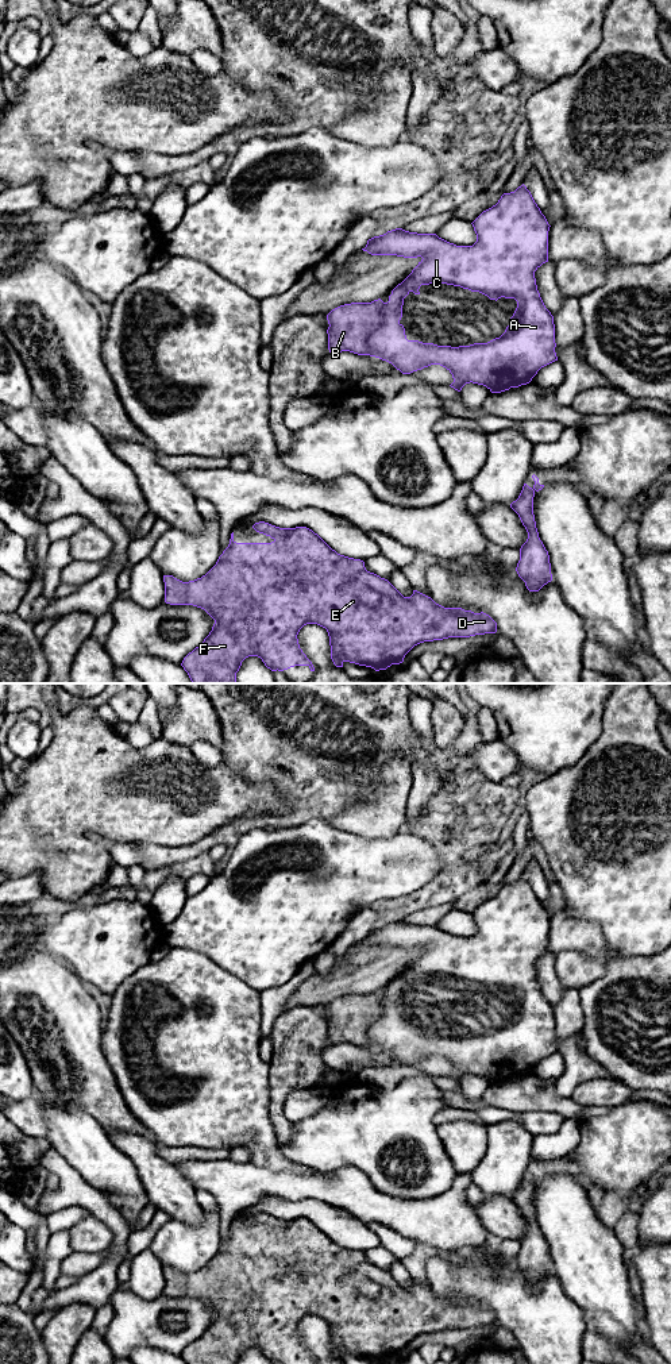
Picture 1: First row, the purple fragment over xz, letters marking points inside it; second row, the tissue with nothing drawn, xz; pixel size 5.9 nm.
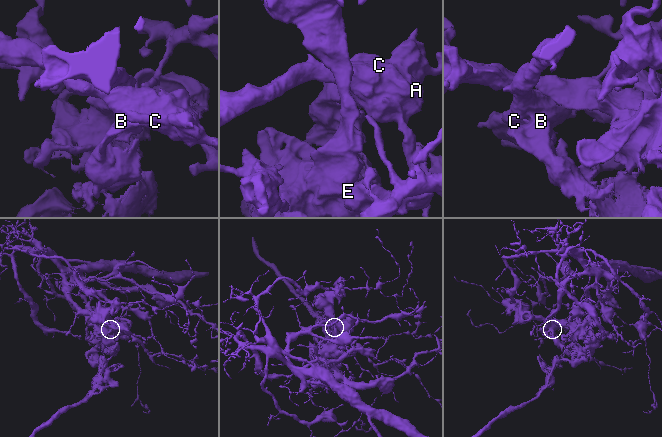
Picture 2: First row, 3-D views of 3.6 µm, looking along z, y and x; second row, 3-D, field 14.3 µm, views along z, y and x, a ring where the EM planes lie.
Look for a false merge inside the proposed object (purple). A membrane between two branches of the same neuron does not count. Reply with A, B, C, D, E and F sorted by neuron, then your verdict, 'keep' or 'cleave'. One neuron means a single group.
groups A C / B D E F; cleave

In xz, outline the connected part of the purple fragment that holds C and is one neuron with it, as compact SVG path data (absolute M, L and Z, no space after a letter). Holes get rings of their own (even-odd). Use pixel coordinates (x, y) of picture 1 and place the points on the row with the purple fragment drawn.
M524 184L514 192L504 193L495 205L483 211L471 224L477 234L473 246L456 246L436 234L417 234L402 228L367 240L362 250L371 255L423 258L392 290L389 301L382 304L382 321L370 332L369 348L371 357L392 363L402 374L440 365L452 374L454 382L450 386L458 392L473 382L486 386L491 393L501 393L529 384L541 367L558 361L554 316L545 308L535 278L535 271L548 262L551 226ZM429 284L460 286L495 301L501 297L514 298L517 308L505 332L487 343L451 347L408 340L405 328L400 323L404 298L410 292L420 294L420 286Z

